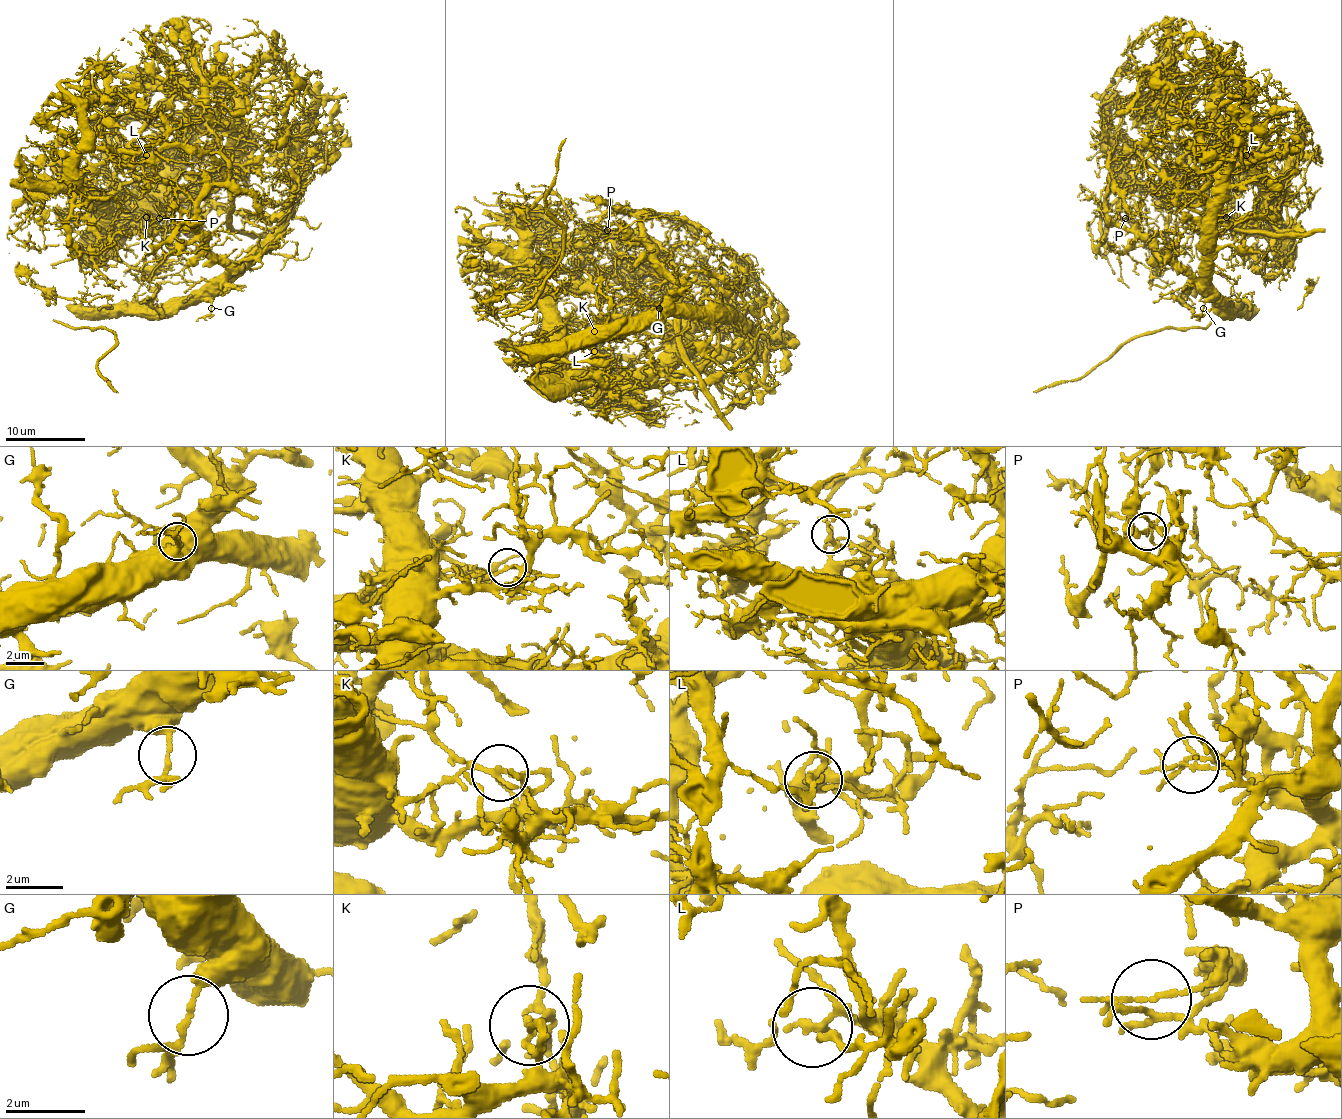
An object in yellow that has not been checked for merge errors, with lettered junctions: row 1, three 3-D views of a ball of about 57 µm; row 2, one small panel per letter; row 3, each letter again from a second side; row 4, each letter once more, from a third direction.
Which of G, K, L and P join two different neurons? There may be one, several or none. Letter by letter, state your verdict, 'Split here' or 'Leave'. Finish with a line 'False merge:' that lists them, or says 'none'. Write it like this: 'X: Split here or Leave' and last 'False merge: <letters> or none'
G: Leave
K: Split here
L: Leave
P: Split here
False merge: K, P

